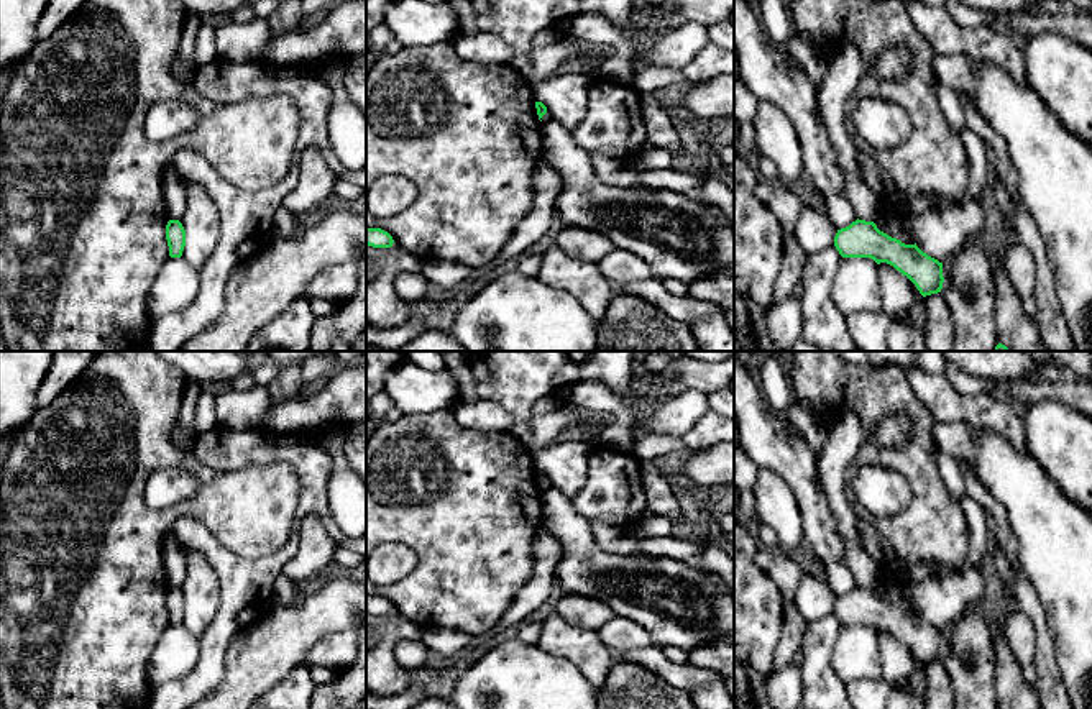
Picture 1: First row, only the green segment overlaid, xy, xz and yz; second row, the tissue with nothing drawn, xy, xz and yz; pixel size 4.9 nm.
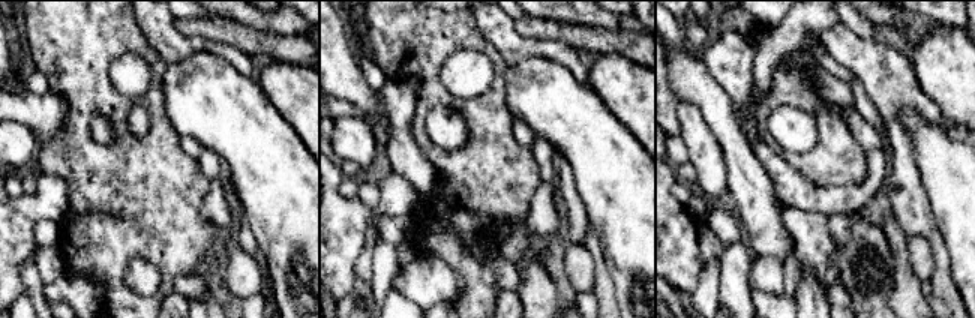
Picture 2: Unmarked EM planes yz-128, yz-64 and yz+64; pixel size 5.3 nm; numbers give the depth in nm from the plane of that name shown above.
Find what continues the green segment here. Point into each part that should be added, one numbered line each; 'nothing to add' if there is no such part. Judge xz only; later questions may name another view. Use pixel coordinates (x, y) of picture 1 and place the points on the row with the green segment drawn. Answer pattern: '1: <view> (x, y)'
nothing to add

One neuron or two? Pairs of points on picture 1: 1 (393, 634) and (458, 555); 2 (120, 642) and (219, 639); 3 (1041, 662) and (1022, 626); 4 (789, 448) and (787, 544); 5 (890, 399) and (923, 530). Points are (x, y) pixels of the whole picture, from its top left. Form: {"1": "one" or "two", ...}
{"1": "two", "2": "two", "3": "two", "4": "two", "5": "one"}

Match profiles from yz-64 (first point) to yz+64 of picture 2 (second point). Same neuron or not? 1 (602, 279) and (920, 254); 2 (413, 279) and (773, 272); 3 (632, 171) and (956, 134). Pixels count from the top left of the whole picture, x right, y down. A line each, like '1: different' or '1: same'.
1: different
2: same
3: different

